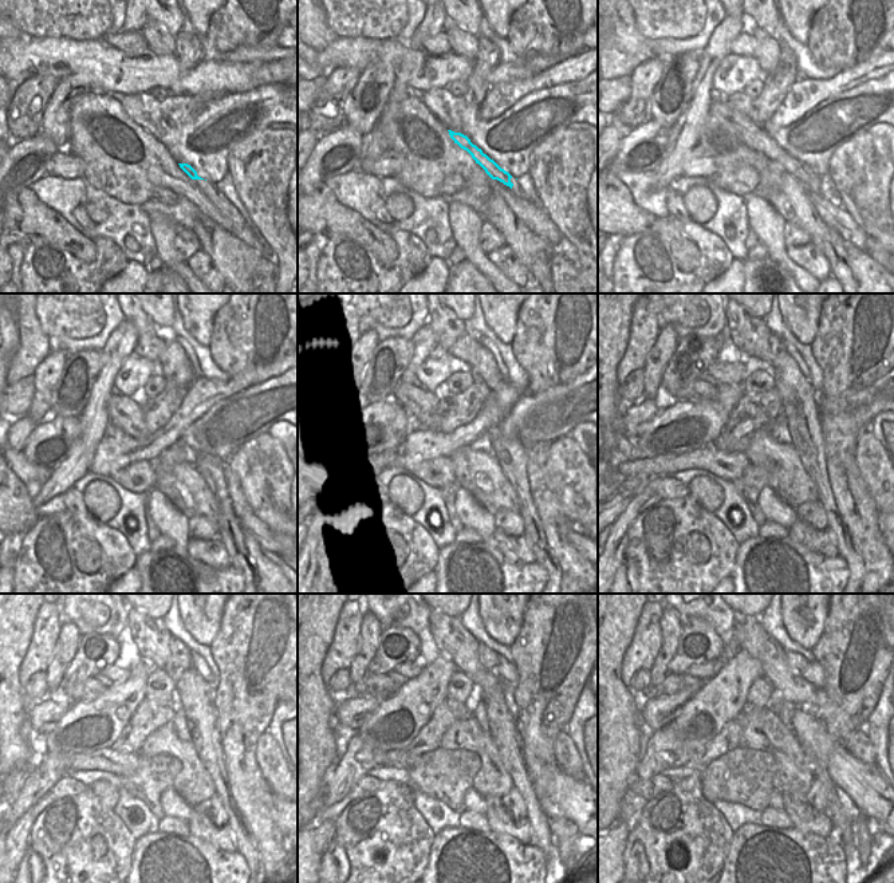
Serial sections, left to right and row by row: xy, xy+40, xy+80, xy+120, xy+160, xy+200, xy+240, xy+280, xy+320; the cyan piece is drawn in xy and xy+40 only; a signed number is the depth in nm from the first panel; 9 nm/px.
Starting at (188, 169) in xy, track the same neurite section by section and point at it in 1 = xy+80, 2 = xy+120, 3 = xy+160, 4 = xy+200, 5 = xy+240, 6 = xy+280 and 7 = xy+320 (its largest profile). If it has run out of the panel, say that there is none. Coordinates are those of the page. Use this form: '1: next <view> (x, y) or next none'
1: next xy+80 (753, 136)
2: next xy+120 (123, 412)
3: next xy+160 (420, 405)
4: next xy+200 (700, 390)
5: next xy+240 (89, 689)
6: next xy+280 (371, 685)
7: next xy+320 (672, 684)

